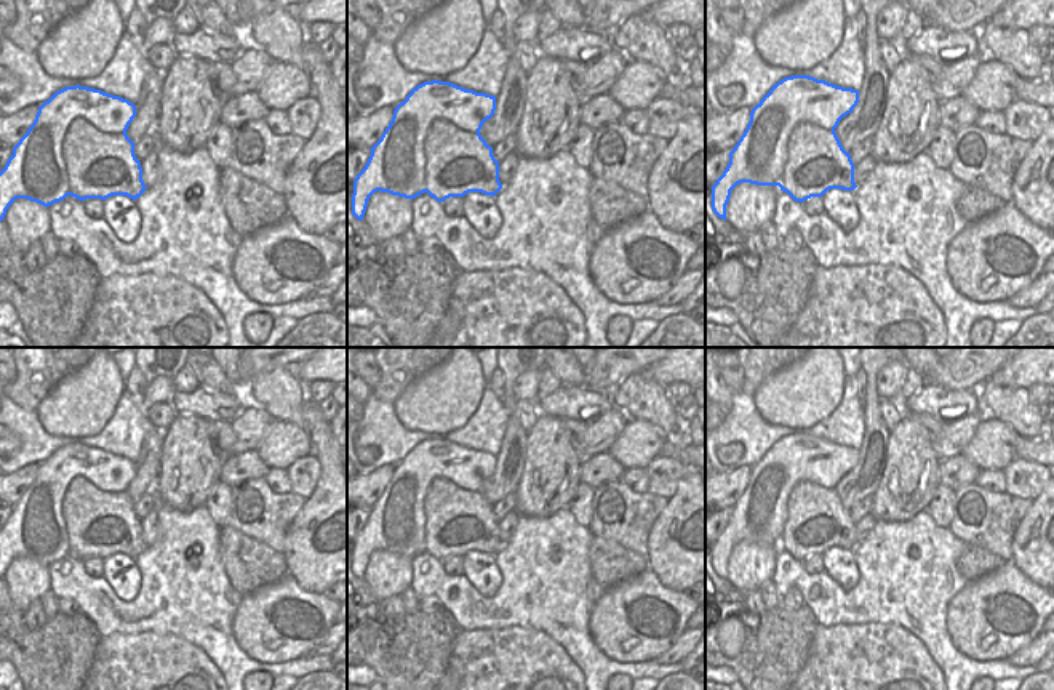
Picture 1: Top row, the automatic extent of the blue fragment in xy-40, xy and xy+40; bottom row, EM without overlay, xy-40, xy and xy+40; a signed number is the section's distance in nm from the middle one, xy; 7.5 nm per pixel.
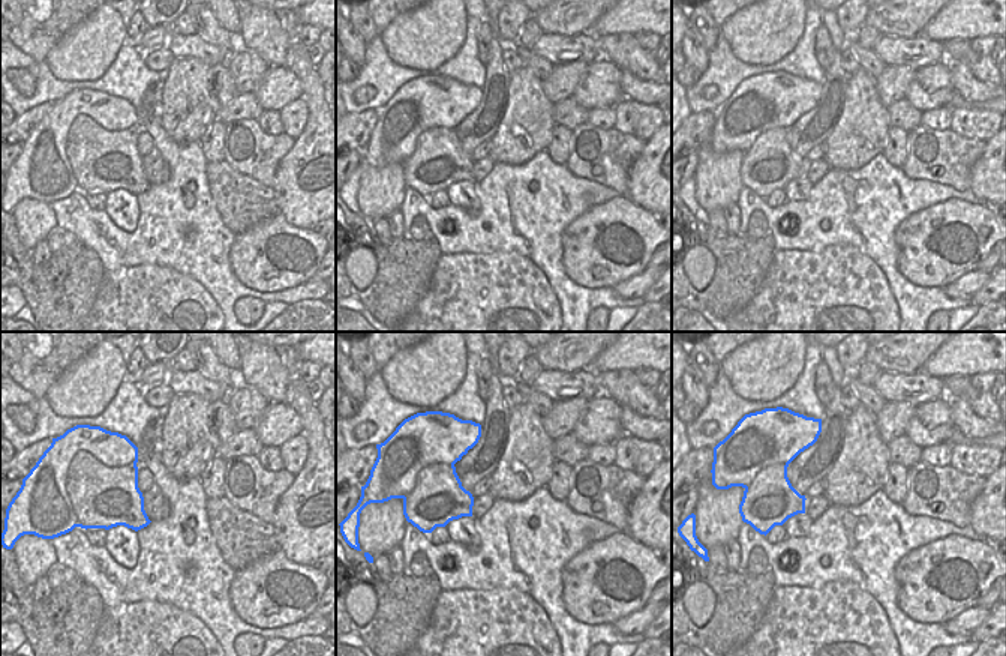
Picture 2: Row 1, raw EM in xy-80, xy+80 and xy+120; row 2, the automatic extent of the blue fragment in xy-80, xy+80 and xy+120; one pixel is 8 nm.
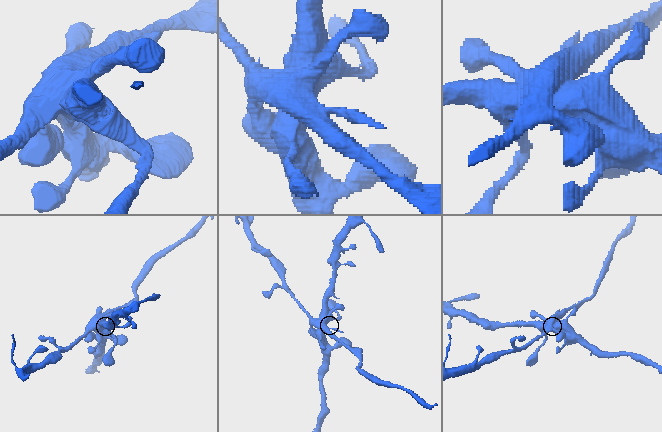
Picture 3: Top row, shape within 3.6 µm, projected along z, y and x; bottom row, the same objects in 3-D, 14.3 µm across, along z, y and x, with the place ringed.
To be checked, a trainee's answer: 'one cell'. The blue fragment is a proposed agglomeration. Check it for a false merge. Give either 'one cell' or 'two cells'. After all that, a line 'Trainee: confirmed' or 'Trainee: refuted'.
two cells
Trainee: refuted

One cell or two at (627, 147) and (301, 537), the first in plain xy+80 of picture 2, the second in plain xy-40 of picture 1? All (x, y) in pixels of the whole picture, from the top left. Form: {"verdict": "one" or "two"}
{"verdict": "two"}

